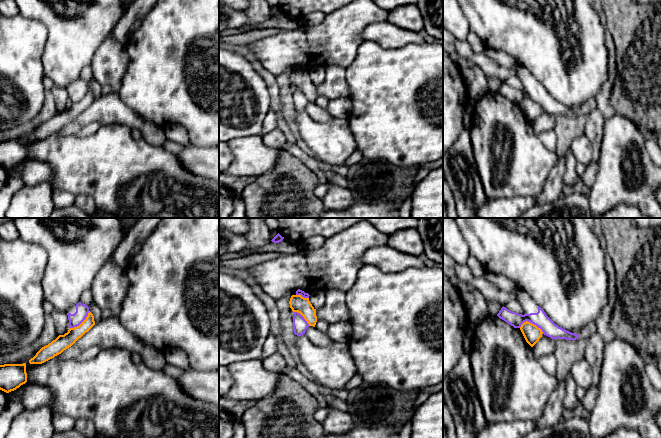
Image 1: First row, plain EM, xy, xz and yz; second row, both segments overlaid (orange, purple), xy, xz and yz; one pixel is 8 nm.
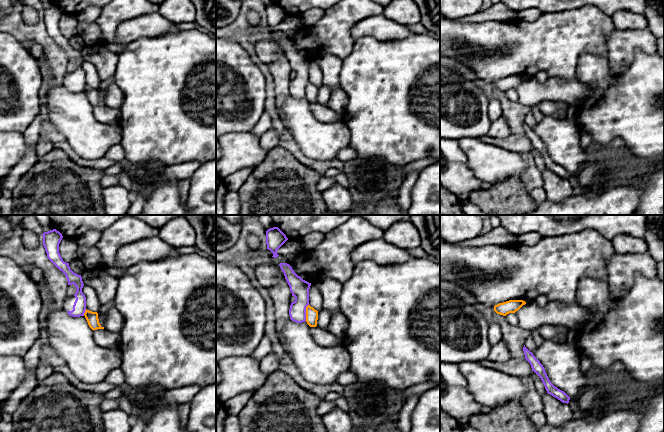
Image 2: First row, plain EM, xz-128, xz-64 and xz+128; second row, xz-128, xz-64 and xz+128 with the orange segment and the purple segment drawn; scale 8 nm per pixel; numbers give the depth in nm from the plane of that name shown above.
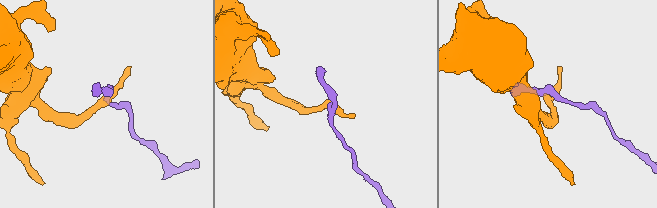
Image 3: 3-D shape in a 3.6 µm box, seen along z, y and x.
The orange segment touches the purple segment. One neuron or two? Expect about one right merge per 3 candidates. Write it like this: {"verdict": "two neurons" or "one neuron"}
{"verdict": "two neurons"}

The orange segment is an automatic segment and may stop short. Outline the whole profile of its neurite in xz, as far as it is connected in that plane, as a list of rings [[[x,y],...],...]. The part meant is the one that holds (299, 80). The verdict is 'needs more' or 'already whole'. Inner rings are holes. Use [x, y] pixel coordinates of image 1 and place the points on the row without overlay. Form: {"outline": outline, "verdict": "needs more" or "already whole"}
{"outline": [[[292,71],[289,80],[293,88],[300,89],[309,102],[315,103],[317,98],[316,85],[310,79],[309,74],[304,74],[301,71]]], "verdict": "already whole"}

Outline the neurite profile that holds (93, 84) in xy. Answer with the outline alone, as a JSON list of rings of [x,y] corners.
[[[92,79],[89,82],[89,87],[94,92],[95,100],[98,99],[100,97],[100,94],[101,94],[102,86],[95,79]]]

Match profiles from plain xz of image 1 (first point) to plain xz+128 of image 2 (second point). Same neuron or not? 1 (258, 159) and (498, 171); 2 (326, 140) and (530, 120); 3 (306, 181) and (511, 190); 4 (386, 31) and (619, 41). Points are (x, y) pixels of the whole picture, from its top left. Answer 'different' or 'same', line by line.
1: same
2: different
3: same
4: same

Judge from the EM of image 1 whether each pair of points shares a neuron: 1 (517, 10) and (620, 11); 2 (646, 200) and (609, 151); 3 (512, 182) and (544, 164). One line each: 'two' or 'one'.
1: two
2: one
3: one

